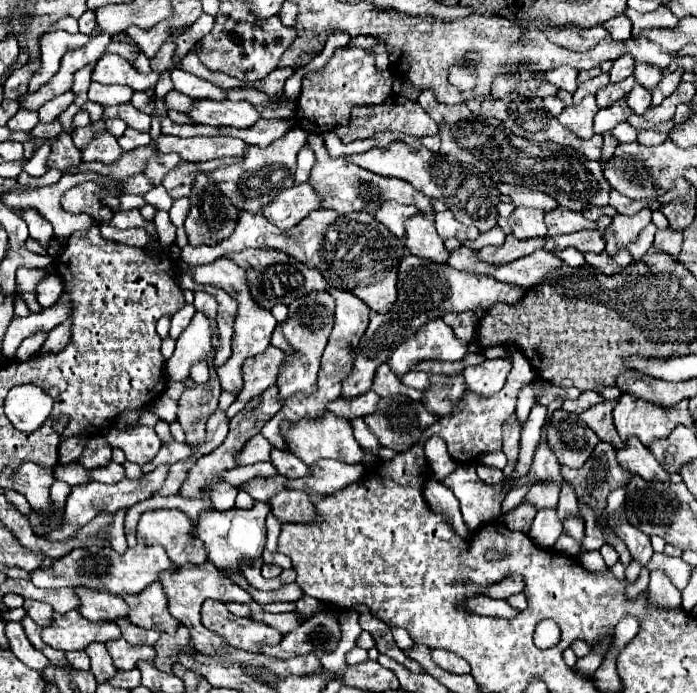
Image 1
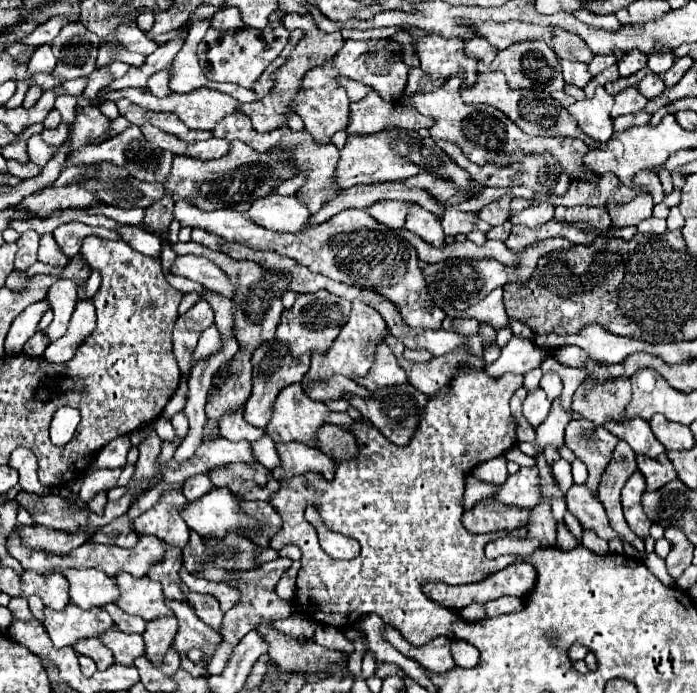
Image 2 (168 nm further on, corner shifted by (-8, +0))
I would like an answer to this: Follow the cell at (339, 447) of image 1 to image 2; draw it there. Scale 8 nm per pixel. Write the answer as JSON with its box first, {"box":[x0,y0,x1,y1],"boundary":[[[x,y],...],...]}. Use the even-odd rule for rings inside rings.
{"box":[266,384,326,446],"boundary":[[[290,384],[282,388],[274,400],[266,434],[274,442],[302,442],[314,446],[316,432],[324,424],[326,414],[326,404],[310,400],[300,384]]]}

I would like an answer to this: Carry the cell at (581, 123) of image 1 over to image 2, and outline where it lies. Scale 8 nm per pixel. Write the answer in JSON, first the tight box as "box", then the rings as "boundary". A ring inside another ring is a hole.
{"box":[568,86,614,142],"boundary":[[[598,86],[594,98],[572,104],[568,112],[576,118],[578,128],[586,136],[594,138],[596,142],[606,142],[614,132],[612,116],[610,116],[612,104],[614,104],[614,98],[602,86]]]}

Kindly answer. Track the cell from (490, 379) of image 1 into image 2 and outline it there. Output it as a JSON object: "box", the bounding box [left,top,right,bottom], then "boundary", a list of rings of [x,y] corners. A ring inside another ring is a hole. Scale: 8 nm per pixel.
{"box":[486,336,558,376],"boundary":[[[512,336],[510,342],[502,348],[500,358],[486,366],[486,372],[490,376],[502,376],[506,372],[518,372],[526,374],[532,368],[540,368],[540,364],[546,358],[554,358],[558,354],[558,348],[540,348],[532,340],[522,336]]]}

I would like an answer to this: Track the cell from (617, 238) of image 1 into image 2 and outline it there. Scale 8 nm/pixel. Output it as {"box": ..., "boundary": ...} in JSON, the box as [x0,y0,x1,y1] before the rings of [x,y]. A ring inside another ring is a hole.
{"box":[608,188,652,228],"boundary":[[[638,188],[638,194],[628,204],[616,204],[608,202],[608,212],[612,218],[612,226],[624,228],[624,226],[636,226],[638,222],[652,216],[652,196],[646,188]]]}

